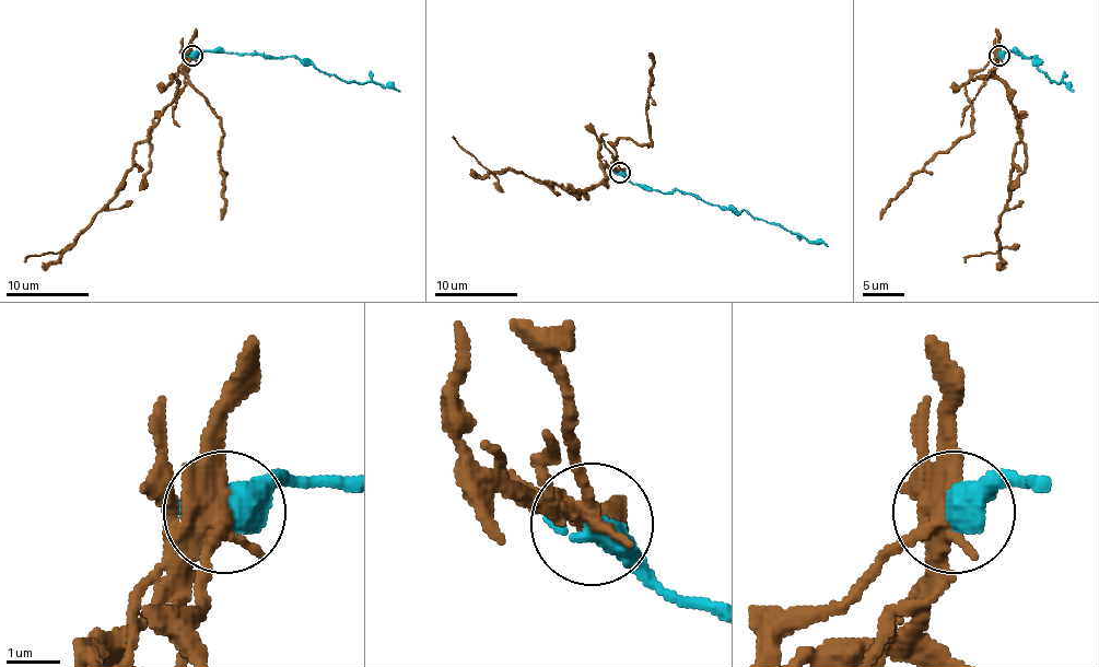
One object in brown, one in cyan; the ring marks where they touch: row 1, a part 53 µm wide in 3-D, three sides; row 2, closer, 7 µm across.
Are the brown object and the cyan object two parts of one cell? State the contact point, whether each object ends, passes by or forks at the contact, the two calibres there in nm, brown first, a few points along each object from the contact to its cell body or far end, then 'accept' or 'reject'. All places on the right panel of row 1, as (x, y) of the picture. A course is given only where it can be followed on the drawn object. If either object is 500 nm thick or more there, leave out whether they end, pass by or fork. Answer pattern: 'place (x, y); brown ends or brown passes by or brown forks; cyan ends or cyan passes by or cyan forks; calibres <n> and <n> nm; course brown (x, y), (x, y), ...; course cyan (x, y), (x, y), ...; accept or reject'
place (1000, 55); calibres 360 and 600 nm; course brown (998, 56), (994, 74), (1019, 130), (1012, 200), (1001, 217), (998, 249), (963, 261); course cyan (998, 56), (1012, 51), (1029, 58), (1033, 56), (1050, 80), (1064, 82), (1073, 91); reject

